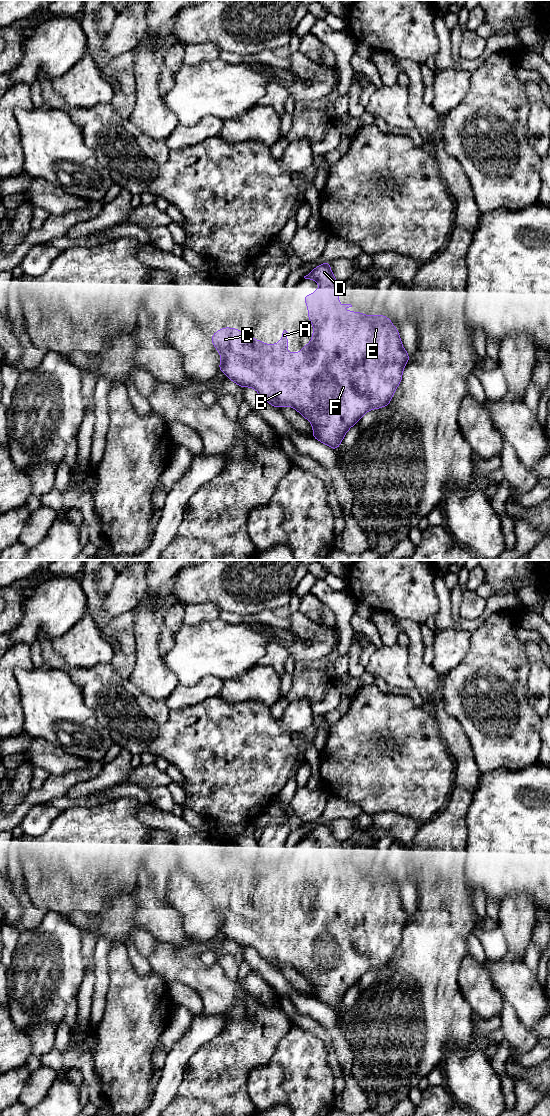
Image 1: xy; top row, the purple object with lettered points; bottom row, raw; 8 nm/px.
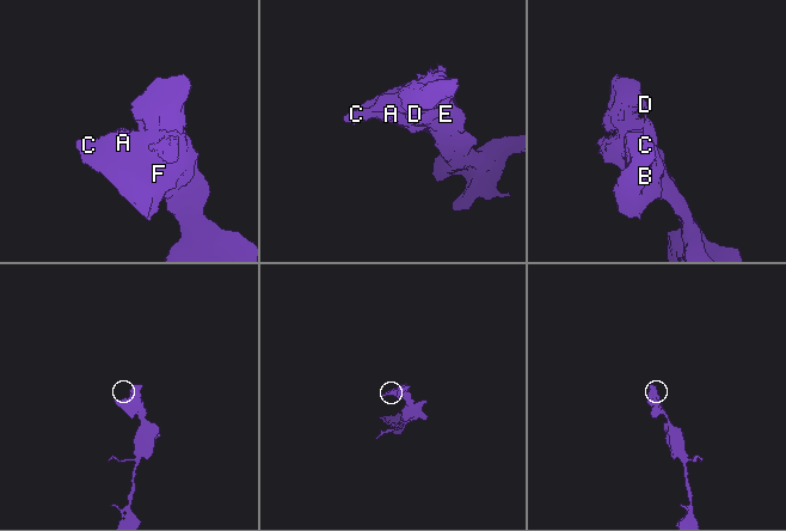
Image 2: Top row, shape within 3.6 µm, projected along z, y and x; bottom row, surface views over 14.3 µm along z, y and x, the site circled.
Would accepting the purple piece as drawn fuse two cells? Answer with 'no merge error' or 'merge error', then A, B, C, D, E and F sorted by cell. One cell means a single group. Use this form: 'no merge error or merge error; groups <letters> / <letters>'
no merge error; groups A B C D E F

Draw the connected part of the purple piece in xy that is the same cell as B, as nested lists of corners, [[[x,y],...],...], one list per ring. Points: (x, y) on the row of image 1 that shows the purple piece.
[[[325,262],[314,268],[305,279],[315,280],[320,287],[310,295],[305,295],[304,303],[308,305],[308,319],[315,331],[312,333],[310,344],[305,344],[297,353],[283,352],[289,347],[286,340],[288,327],[281,330],[282,340],[277,344],[262,343],[248,333],[235,328],[224,327],[214,333],[211,342],[218,350],[222,360],[218,368],[240,387],[251,387],[275,408],[291,406],[313,426],[313,438],[328,445],[335,451],[338,449],[346,432],[371,409],[378,409],[389,405],[392,396],[401,383],[402,372],[409,361],[409,354],[404,350],[398,329],[385,315],[364,315],[360,312],[334,312],[334,309],[349,308],[351,304],[339,304],[340,297],[336,288],[337,279],[332,274],[330,262]]]

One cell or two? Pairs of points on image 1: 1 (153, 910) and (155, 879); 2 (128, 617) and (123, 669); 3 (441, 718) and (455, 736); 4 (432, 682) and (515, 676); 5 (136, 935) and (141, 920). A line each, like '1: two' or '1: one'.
1: two
2: one
3: one
4: two
5: two

